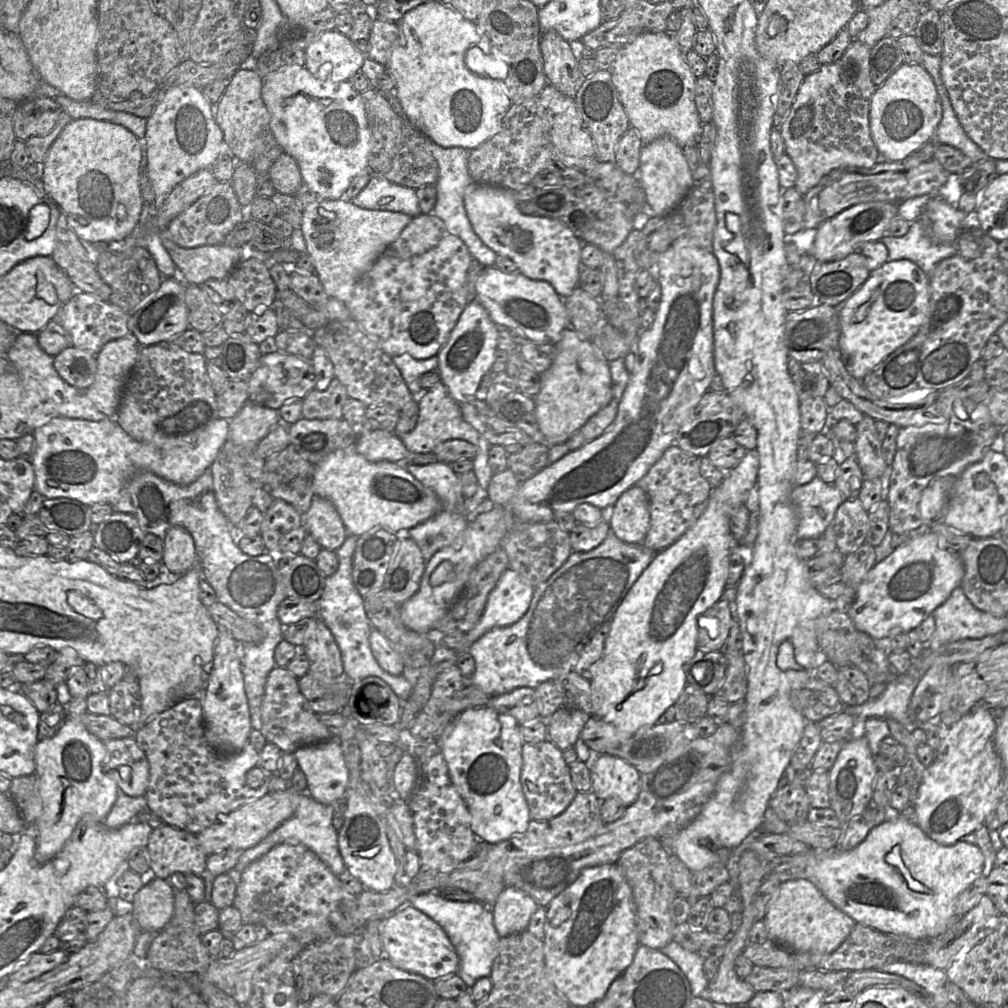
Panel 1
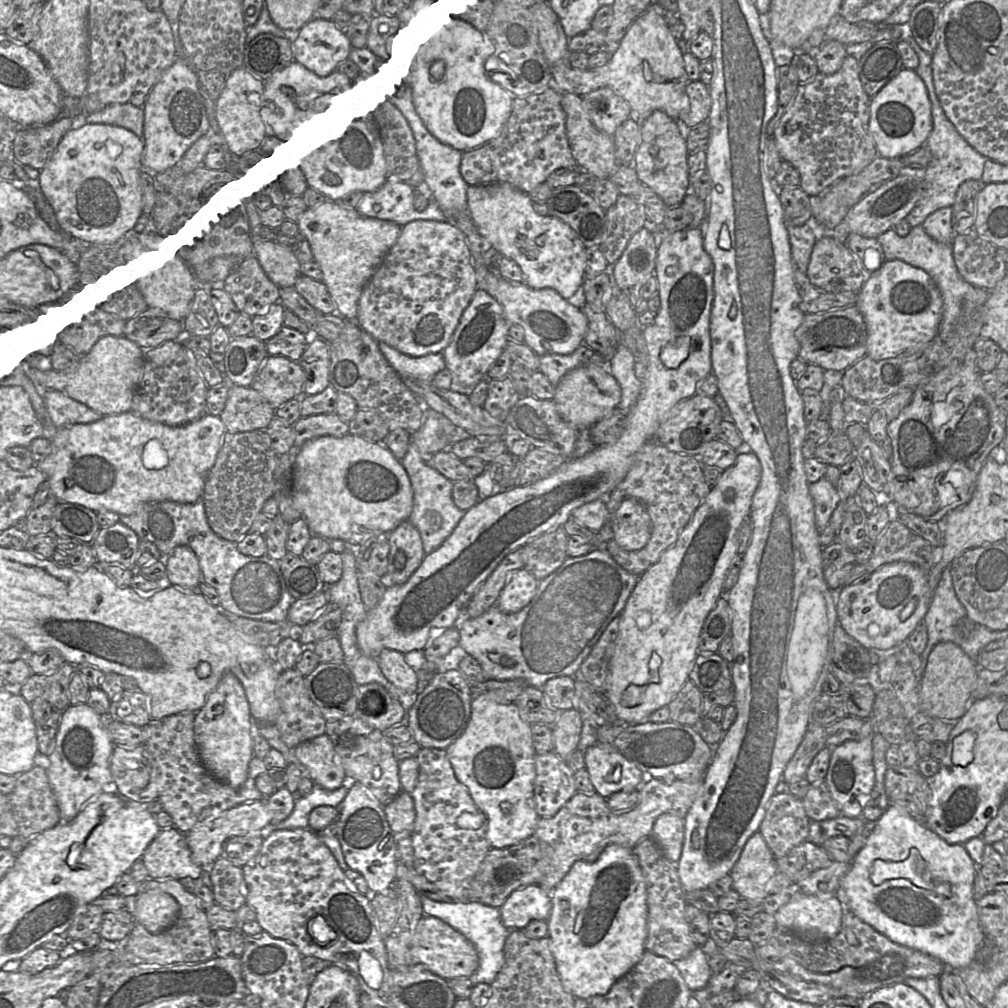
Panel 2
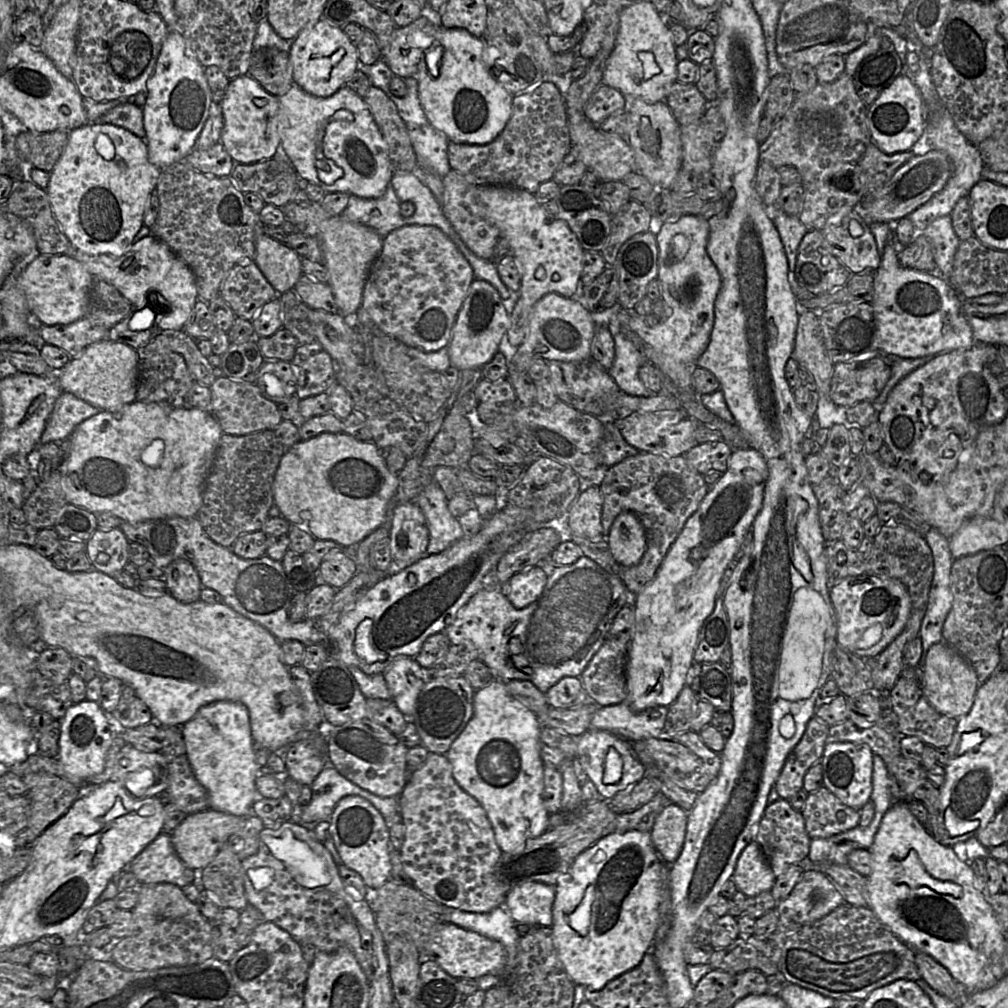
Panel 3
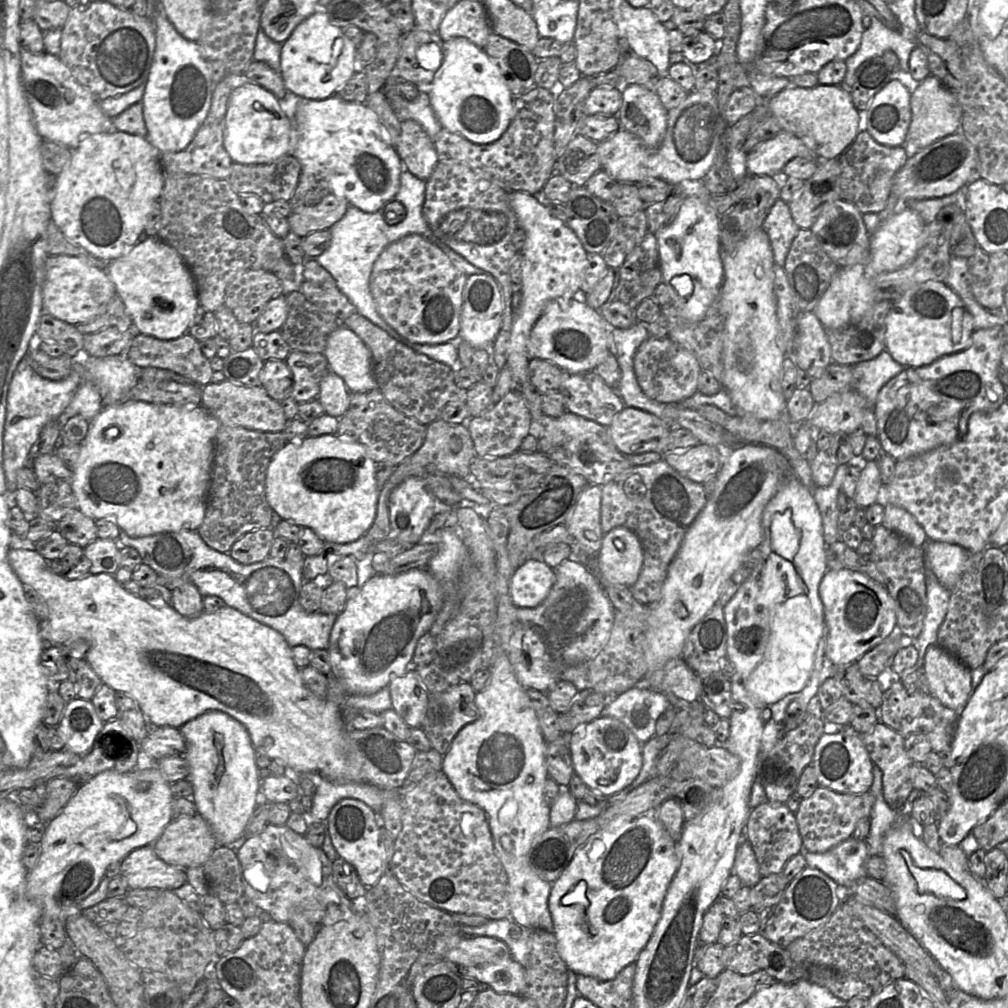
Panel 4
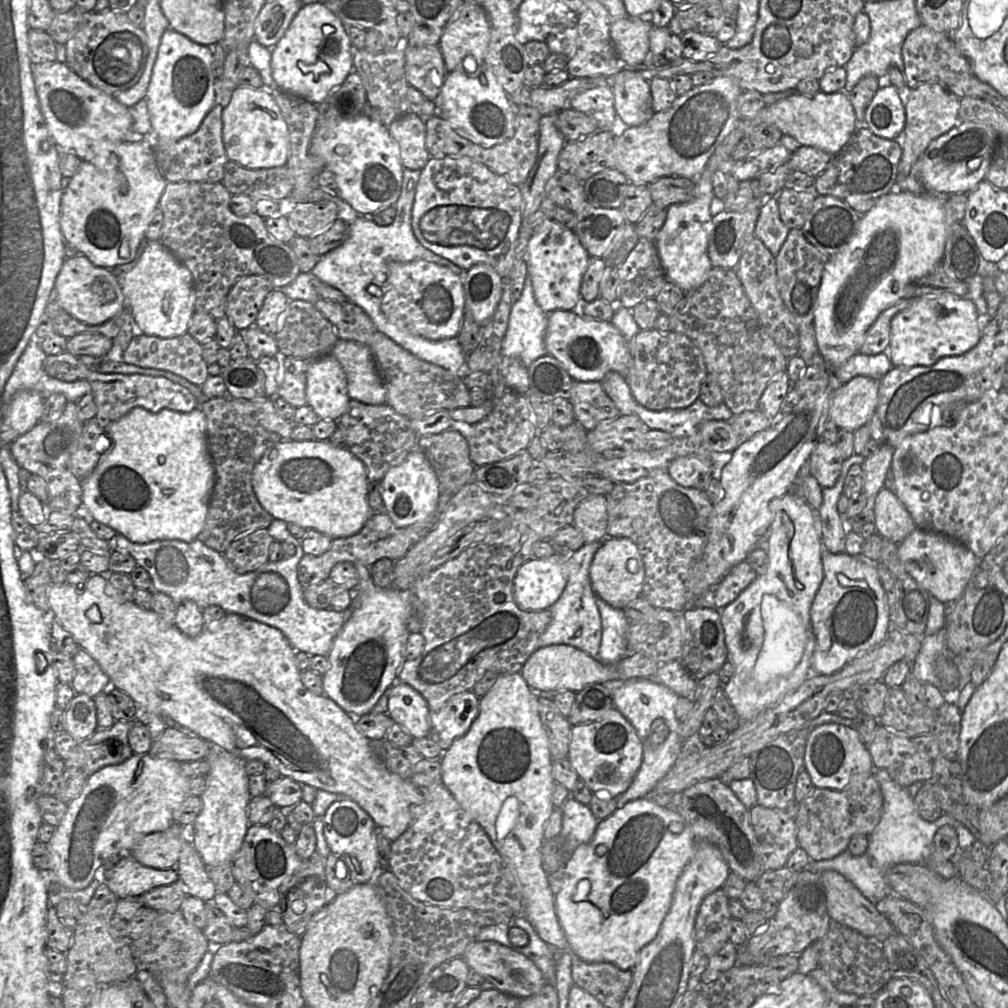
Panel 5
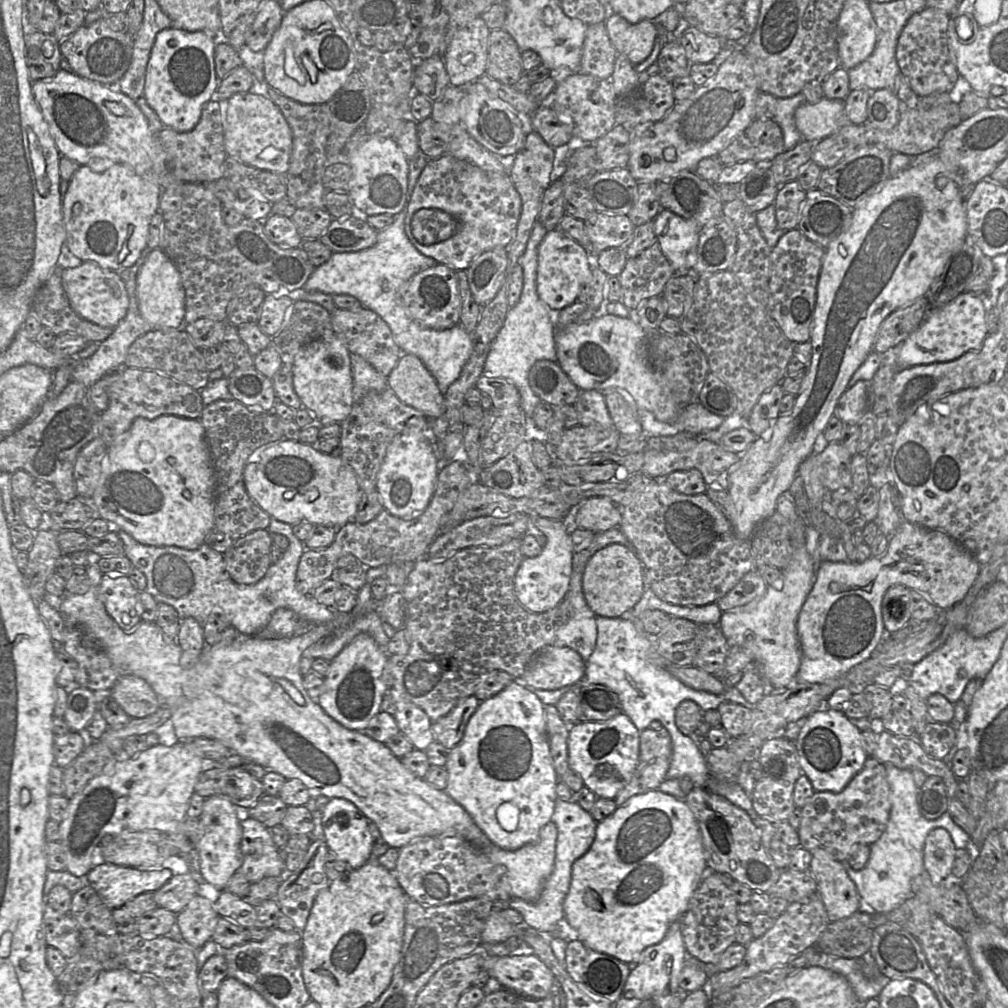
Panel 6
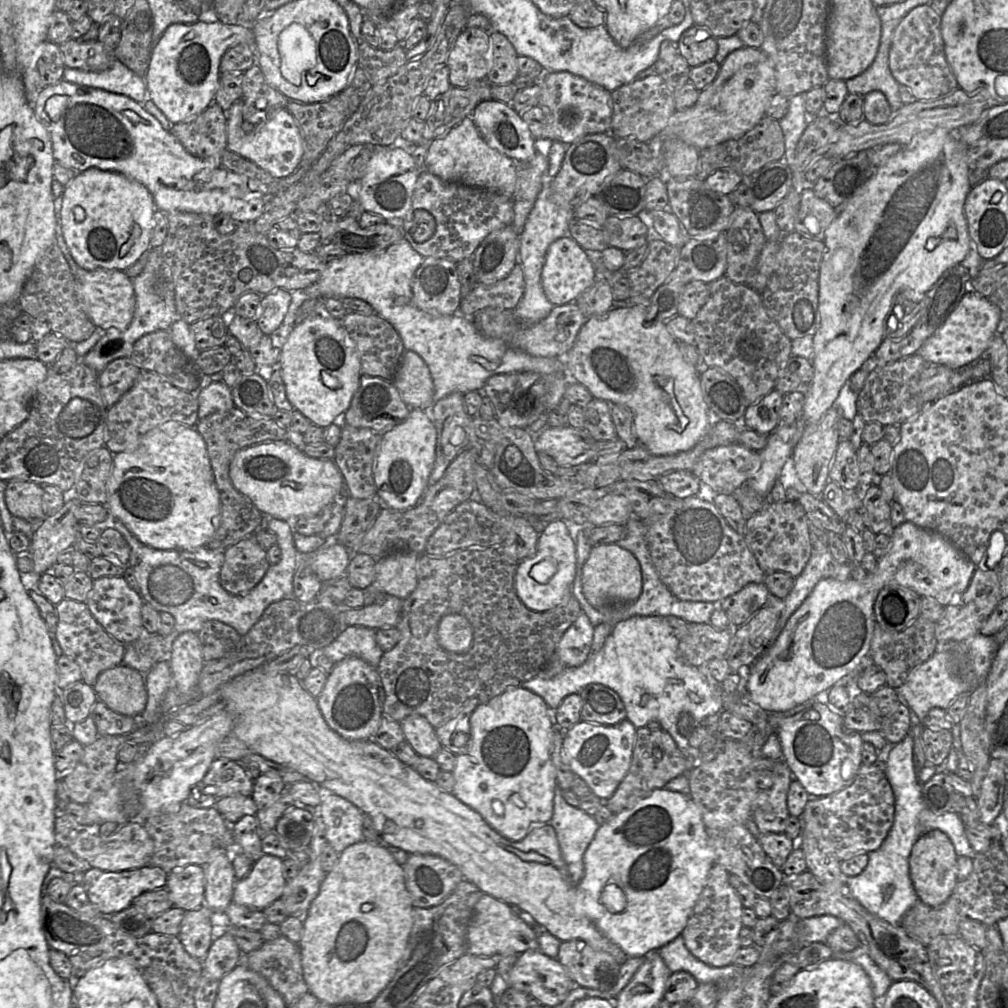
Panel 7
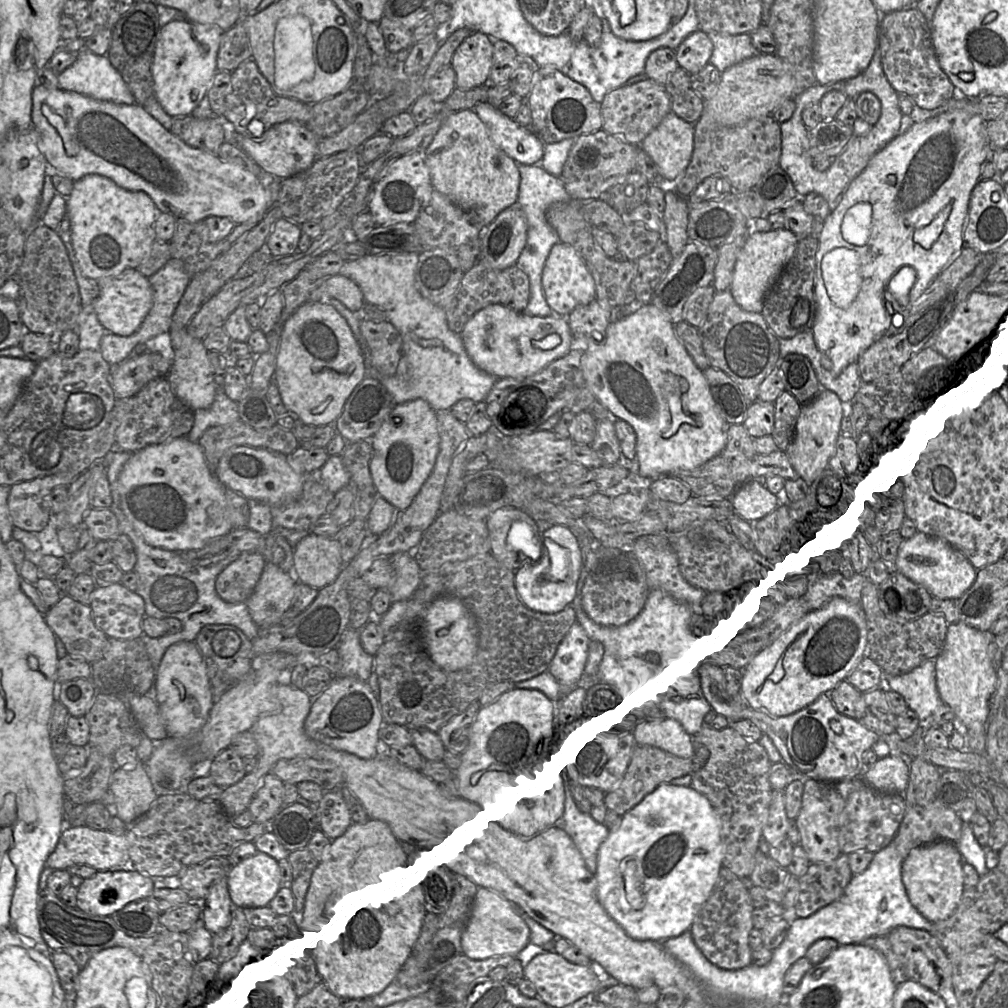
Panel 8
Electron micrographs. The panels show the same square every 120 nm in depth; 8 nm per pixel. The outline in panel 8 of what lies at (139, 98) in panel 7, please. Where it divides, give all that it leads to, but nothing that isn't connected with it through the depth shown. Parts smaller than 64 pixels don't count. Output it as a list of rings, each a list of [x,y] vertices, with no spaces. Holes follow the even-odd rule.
[[[87,48],[80,50],[75,62],[58,75],[58,82],[62,90],[77,92],[97,100],[126,105],[135,103],[134,96],[107,55],[96,55]]]

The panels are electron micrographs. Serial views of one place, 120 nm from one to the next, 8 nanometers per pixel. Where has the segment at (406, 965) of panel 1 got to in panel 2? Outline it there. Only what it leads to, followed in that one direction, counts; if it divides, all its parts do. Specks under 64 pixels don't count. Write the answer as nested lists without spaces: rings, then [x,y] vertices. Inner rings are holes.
[[[424,915],[419,920],[410,952],[415,964],[424,964],[432,973],[446,980],[469,978],[479,966],[479,956],[474,945],[463,934],[433,916]]]

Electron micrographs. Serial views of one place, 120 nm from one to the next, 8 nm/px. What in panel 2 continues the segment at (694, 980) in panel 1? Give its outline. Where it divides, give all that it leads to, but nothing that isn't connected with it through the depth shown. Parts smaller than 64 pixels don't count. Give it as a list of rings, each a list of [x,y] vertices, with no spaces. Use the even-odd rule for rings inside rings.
[[[701,947],[694,949],[686,958],[673,962],[691,991],[705,988],[713,975],[708,956]]]

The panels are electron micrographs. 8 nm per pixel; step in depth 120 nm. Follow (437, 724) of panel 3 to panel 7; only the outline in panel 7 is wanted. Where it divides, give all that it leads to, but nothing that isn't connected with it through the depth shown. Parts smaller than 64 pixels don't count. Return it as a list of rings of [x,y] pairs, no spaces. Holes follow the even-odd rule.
[[[477,697],[471,698],[455,716],[435,729],[442,747],[454,755],[458,747],[469,746],[470,716],[479,704]]]

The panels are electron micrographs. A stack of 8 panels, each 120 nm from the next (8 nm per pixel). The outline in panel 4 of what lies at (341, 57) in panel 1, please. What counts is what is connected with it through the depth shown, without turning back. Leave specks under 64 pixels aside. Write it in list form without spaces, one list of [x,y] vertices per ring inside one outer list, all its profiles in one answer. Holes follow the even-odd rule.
[[[317,9],[304,19],[282,43],[280,55],[280,74],[288,92],[302,98],[324,100],[338,93],[339,89],[355,74],[357,47],[345,35],[344,28],[331,23],[323,9]]]

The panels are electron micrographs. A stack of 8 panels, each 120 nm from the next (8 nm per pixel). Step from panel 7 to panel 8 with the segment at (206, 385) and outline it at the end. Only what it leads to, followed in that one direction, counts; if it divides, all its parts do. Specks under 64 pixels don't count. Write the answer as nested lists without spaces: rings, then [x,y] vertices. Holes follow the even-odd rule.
[[[219,387],[212,405],[206,409],[195,410],[194,415],[193,427],[186,437],[195,443],[199,443],[201,436],[208,428],[240,420],[238,403],[231,400]]]

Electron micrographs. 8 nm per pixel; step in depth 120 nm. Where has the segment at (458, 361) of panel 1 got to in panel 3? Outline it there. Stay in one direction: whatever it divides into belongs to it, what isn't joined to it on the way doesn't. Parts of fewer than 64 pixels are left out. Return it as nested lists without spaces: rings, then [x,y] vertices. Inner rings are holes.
[[[474,279],[452,327],[447,346],[451,366],[462,371],[483,367],[495,353],[502,336],[510,327],[510,316],[497,289],[489,282]]]

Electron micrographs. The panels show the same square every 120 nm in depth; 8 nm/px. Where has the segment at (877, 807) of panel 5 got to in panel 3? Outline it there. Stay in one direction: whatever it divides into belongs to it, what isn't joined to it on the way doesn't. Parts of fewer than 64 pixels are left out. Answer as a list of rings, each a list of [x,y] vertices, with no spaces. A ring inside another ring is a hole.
[[[824,786],[808,793],[801,813],[811,839],[828,838],[848,831],[860,820],[860,810],[843,804]]]

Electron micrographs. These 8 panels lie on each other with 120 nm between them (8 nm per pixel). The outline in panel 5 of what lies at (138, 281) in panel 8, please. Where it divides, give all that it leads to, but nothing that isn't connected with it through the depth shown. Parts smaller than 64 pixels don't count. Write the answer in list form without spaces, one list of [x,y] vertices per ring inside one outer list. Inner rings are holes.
[[[68,255],[53,289],[53,298],[73,318],[87,325],[101,325],[125,308],[125,297],[117,276],[110,269],[95,266],[85,255]]]

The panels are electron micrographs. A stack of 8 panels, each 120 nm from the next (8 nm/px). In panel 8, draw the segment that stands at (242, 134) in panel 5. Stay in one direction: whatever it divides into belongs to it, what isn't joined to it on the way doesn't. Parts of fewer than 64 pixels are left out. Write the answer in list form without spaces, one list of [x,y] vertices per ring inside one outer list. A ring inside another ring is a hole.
[[[295,121],[278,123],[263,132],[260,137],[249,138],[236,133],[236,145],[262,169],[278,179],[299,174],[313,165],[318,158],[319,139],[306,124]]]

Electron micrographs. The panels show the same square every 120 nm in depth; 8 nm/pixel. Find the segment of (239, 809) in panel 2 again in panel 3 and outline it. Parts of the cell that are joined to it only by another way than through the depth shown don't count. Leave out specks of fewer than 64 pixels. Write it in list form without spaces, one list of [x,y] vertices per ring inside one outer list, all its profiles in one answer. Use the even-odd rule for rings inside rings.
[[[207,809],[187,815],[172,832],[173,846],[181,860],[195,871],[203,870],[217,855],[227,839],[243,825],[245,817]]]

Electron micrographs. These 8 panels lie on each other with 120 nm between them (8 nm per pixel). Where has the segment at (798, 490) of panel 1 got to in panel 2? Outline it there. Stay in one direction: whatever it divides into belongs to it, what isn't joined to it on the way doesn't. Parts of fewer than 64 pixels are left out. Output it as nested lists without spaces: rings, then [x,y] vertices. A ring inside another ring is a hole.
[[[825,477],[810,483],[809,492],[814,502],[815,524],[820,533],[820,530],[829,525],[833,511],[845,498]]]

